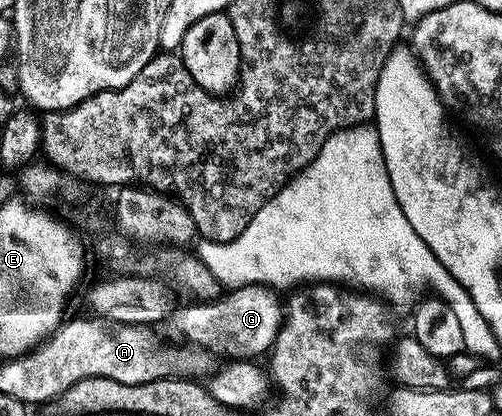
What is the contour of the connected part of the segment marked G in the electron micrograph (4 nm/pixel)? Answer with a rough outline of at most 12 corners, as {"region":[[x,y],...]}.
{"region":[[244,285],[178,308],[193,340],[218,333],[245,351],[272,350],[283,301]]}

